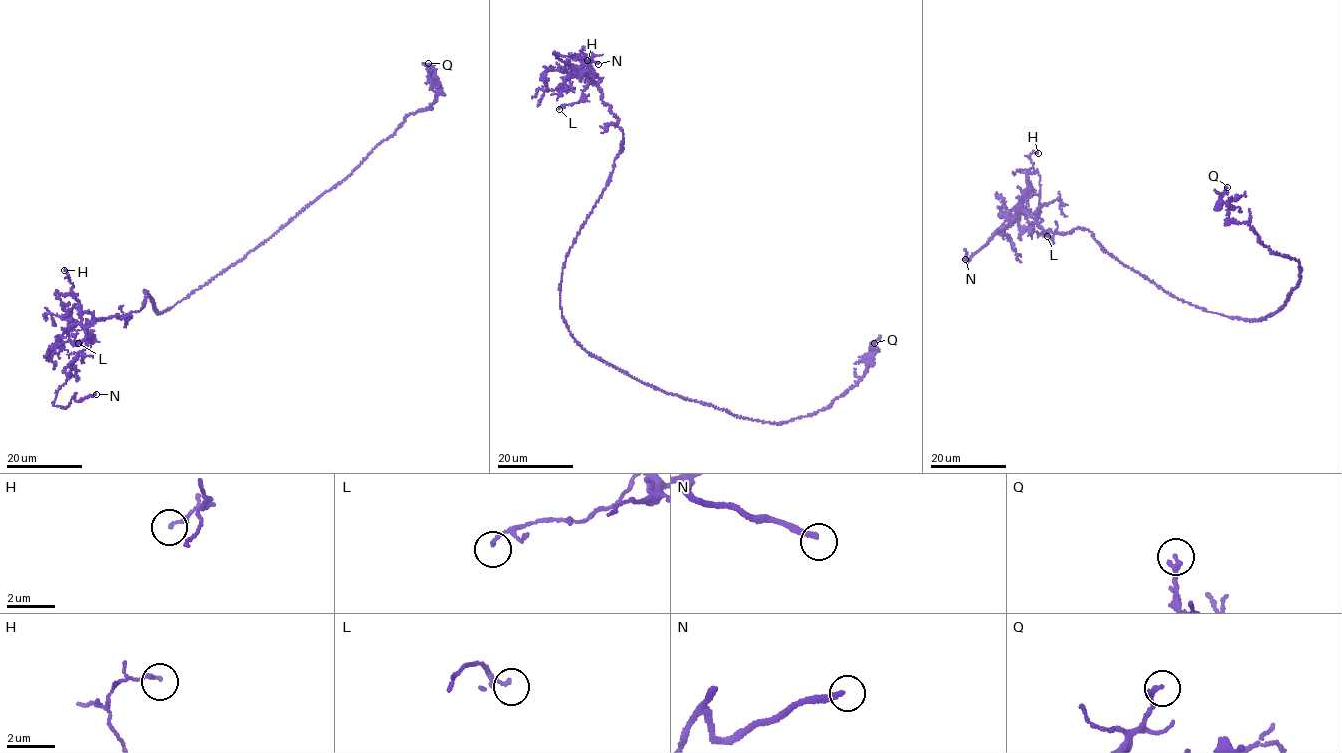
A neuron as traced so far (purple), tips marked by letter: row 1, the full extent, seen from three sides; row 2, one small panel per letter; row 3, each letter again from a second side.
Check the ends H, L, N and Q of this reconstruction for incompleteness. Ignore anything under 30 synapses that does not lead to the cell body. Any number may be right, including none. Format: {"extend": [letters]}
{"extend": ["N"]}

